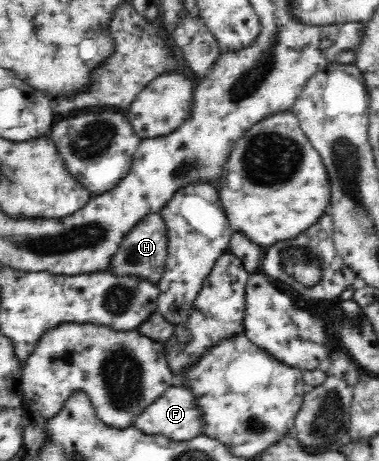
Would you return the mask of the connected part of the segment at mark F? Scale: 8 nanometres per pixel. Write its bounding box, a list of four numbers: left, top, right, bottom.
[132,386,204,441]

